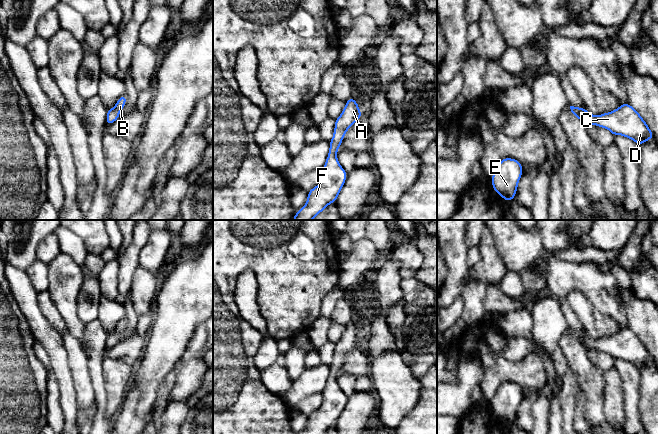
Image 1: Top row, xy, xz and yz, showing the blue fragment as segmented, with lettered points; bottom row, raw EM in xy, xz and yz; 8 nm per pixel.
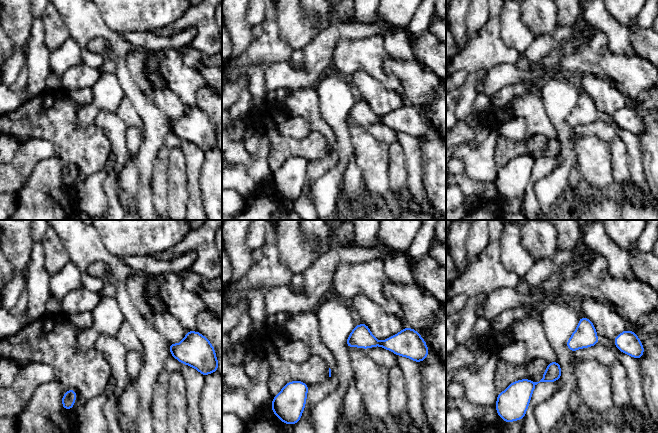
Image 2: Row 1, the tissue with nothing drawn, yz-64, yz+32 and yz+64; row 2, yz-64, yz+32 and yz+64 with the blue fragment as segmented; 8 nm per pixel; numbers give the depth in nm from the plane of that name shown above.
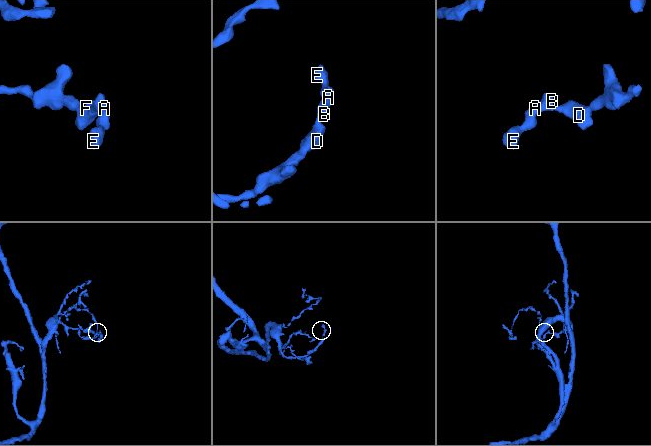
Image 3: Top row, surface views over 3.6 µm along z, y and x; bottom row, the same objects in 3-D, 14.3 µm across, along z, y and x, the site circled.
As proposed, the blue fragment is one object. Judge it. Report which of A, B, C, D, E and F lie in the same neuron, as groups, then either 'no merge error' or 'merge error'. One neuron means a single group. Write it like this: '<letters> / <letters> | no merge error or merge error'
A B C D E F | no merge error

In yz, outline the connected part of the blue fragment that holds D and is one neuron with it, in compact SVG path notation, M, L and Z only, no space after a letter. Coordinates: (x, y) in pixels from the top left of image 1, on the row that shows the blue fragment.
M628 103L621 104L616 110L598 116L591 115L585 108L570 106L572 114L586 125L593 124L608 128L613 135L622 135L632 139L638 145L648 139L654 139L646 122Z

